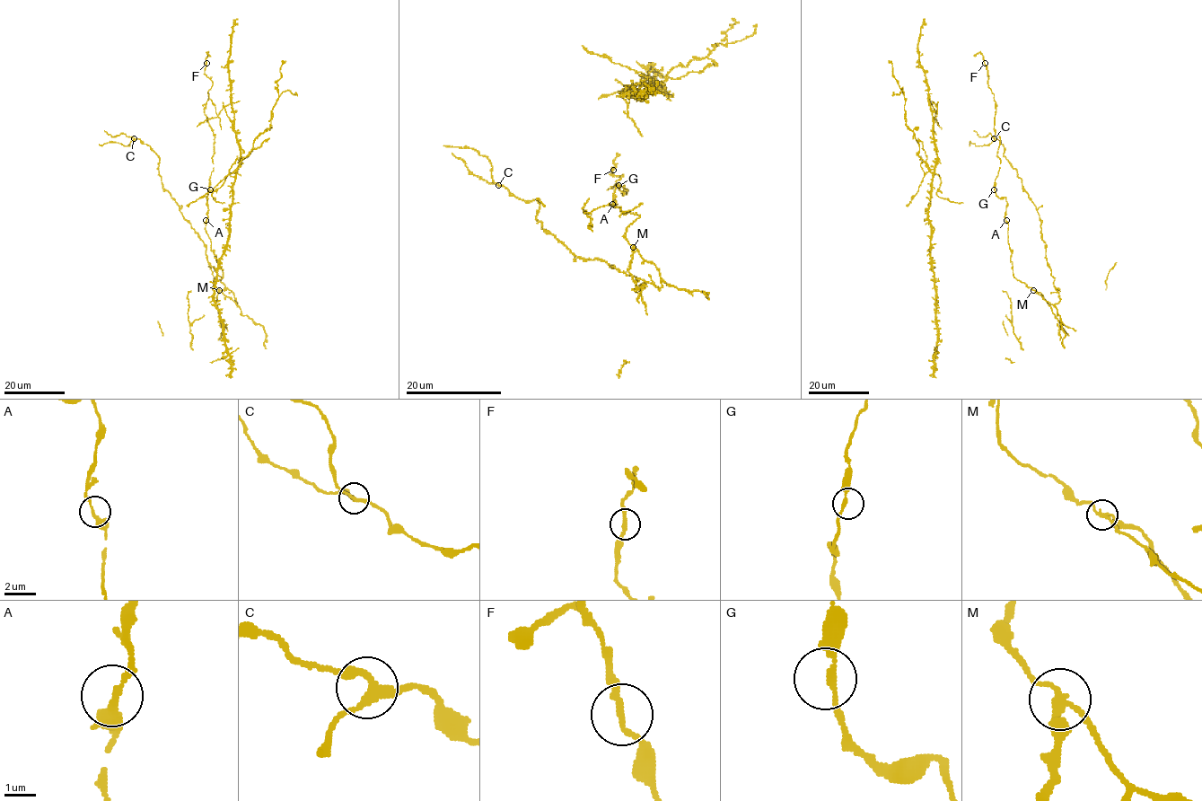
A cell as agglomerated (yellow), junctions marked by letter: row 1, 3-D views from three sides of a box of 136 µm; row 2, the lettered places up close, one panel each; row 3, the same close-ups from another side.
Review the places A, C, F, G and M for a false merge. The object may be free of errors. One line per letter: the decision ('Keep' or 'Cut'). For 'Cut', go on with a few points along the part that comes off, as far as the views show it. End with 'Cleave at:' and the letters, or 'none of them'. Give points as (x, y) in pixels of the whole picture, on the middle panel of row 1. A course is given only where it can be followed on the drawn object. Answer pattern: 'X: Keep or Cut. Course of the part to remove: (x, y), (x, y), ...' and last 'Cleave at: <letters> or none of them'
A: Keep
C: Keep
F: Keep
G: Keep
M: Cut
Cleave at: M

